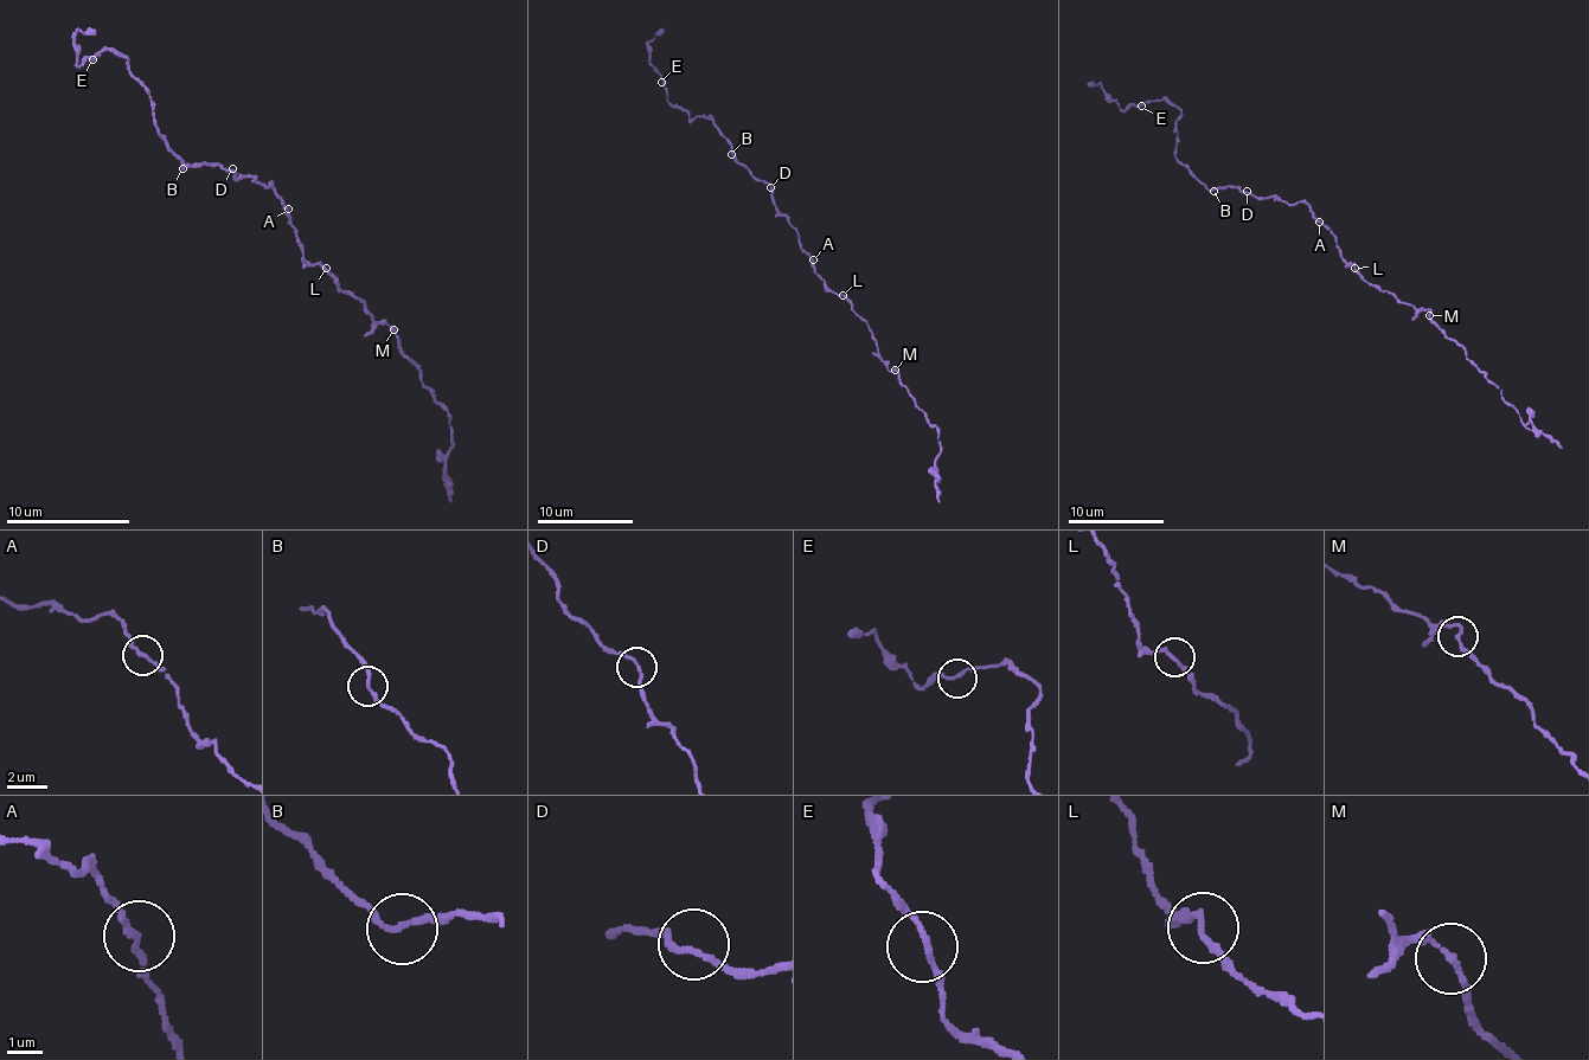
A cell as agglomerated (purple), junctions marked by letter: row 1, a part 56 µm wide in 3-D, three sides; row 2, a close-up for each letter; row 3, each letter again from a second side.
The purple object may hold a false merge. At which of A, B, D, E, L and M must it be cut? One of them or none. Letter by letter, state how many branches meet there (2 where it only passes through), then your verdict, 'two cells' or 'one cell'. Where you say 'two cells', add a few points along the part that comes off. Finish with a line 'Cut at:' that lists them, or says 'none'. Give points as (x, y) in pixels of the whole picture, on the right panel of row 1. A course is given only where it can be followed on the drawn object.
A: 2 | one cell
B: 2 | one cell
D: 2 | one cell
E: 2 | one cell
L: 2 | one cell
M: 2 | one cell
Cut at: none

